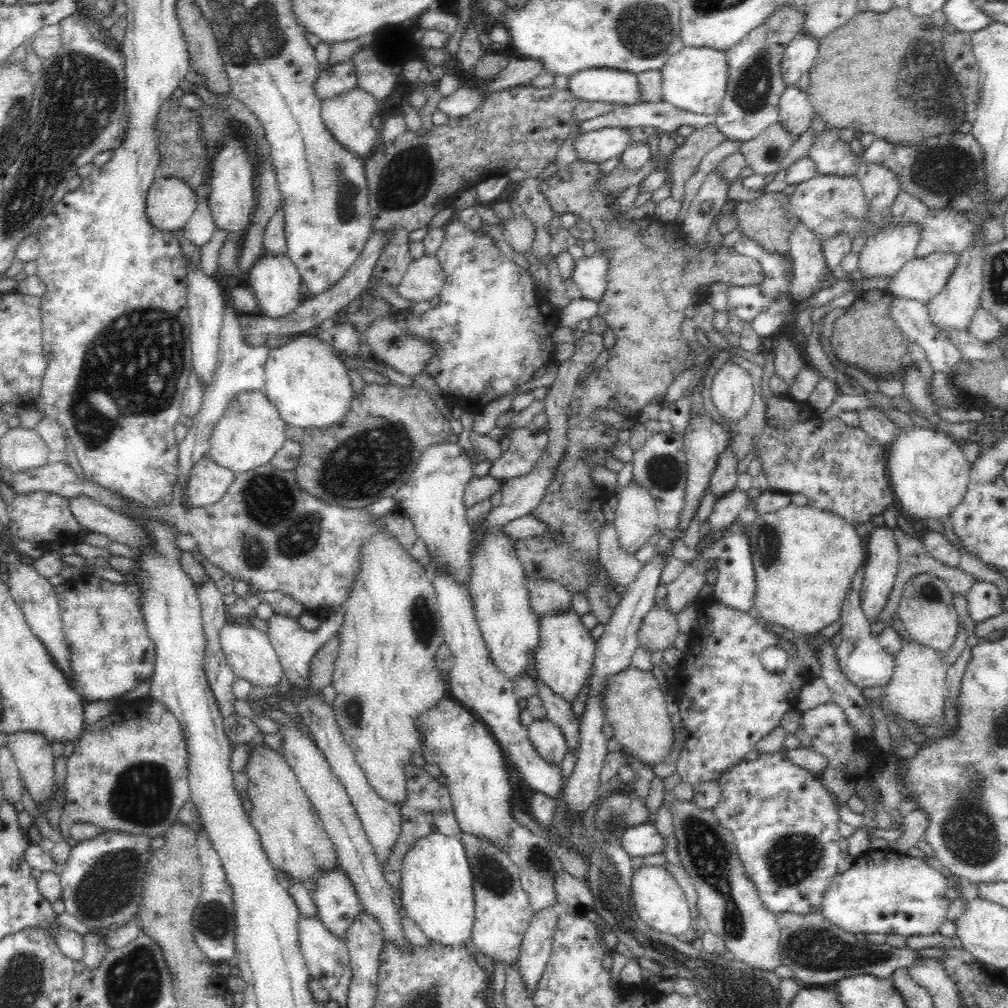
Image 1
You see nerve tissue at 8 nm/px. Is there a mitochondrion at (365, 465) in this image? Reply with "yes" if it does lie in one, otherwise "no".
yes

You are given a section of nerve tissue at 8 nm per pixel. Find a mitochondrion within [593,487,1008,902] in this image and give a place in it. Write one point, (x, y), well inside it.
(967, 830)

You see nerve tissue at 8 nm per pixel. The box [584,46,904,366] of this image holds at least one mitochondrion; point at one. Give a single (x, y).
(752, 92)

